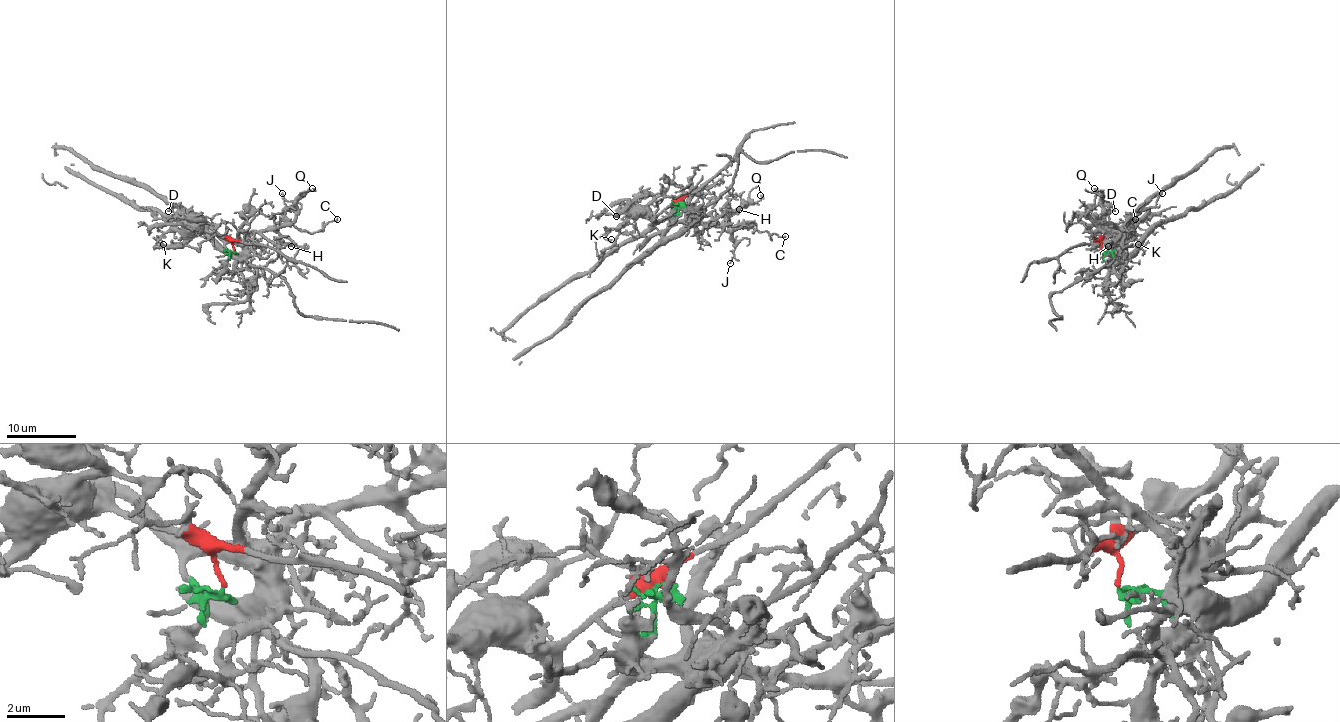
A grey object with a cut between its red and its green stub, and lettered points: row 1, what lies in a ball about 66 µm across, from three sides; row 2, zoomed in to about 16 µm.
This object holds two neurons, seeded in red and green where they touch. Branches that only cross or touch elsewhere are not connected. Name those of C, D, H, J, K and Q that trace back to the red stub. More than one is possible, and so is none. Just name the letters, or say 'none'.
D, K

